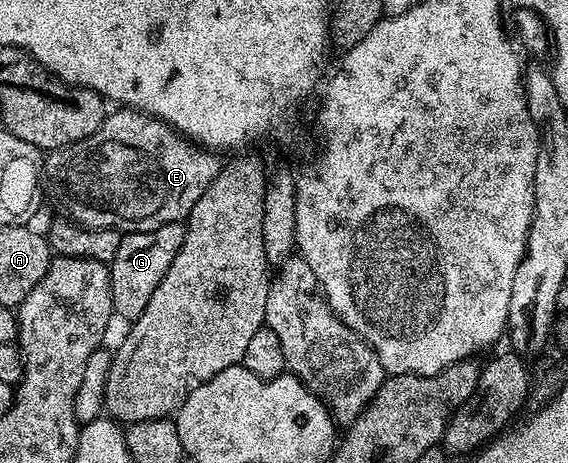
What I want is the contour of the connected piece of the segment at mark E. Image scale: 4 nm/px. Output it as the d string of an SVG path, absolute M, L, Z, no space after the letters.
M115 109L89 137L50 152L43 161L42 178L46 190L51 190L52 197L79 226L130 233L186 220L193 205L201 201L201 193L217 177L220 166L218 154L181 137L168 123L134 109Z

